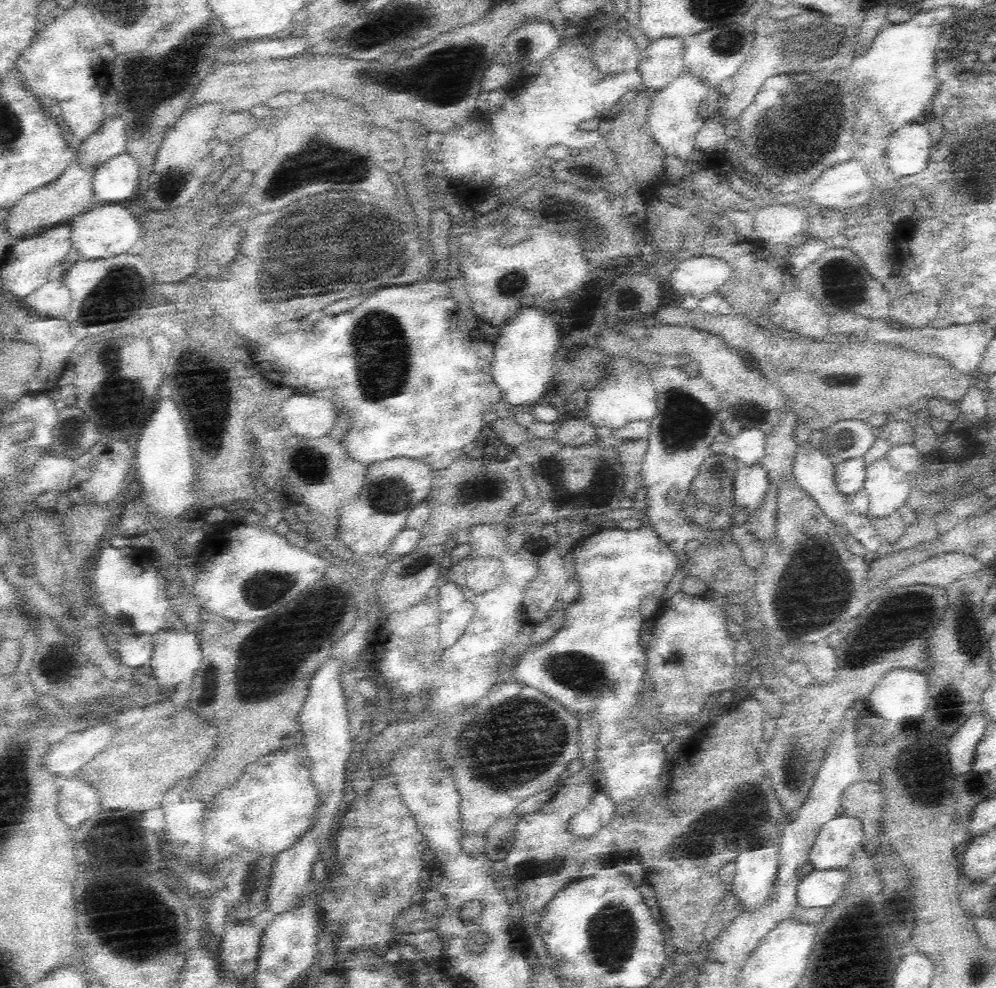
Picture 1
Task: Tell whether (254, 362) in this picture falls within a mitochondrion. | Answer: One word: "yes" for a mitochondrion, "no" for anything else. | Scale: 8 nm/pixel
no

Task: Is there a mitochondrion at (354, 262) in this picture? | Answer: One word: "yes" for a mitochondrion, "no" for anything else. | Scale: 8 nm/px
yes

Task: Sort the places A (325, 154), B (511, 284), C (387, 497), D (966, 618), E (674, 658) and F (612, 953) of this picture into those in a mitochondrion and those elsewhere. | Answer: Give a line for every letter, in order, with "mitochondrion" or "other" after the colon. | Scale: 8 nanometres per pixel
A: other
B: mitochondrion
C: mitochondrion
D: other
E: mitochondrion
F: mitochondrion

